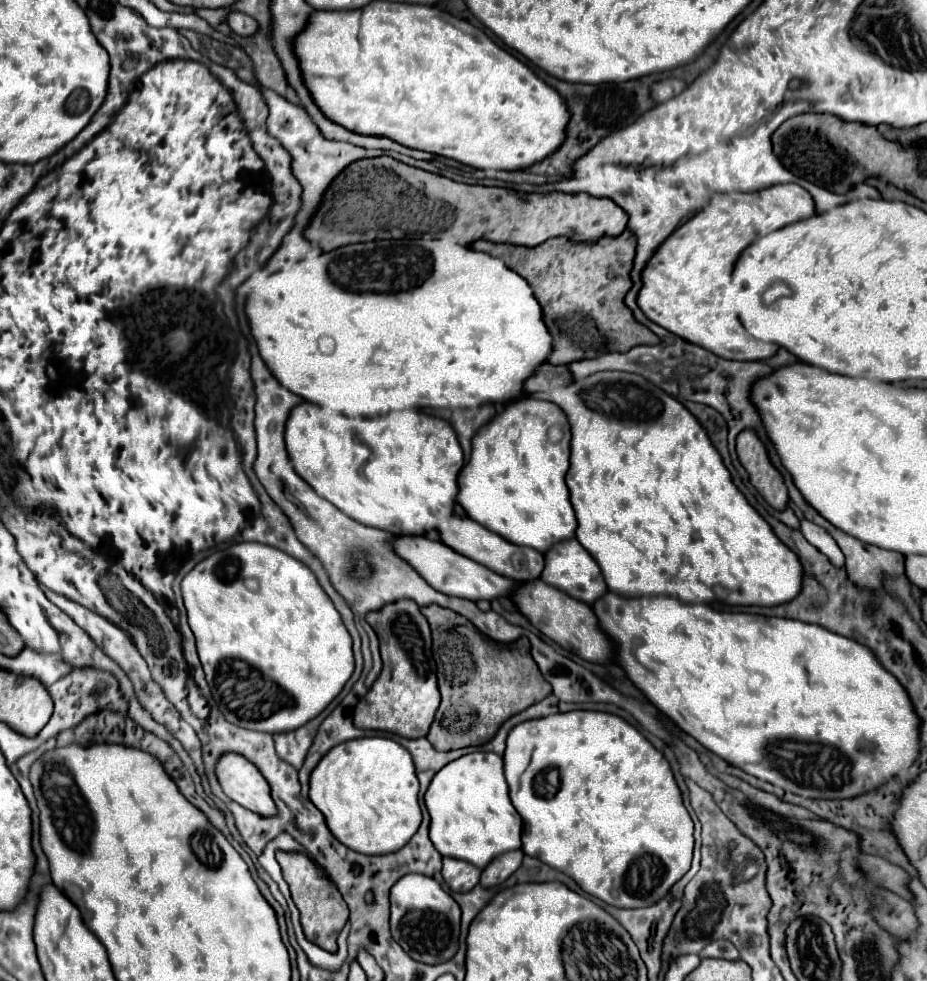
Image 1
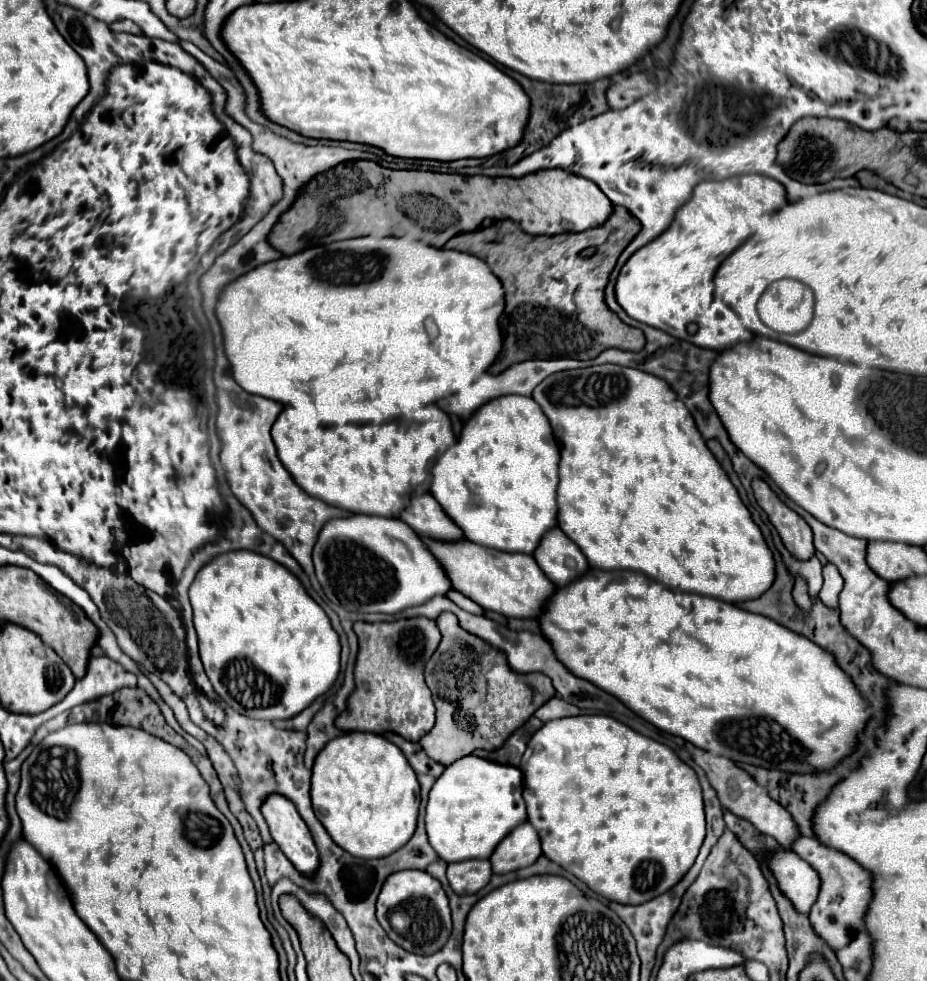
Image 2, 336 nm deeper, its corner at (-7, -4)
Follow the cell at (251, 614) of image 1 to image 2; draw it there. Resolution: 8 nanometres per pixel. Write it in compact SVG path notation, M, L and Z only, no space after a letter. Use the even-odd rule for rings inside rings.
M246 550L226 552L208 562L190 586L200 660L216 694L250 718L284 720L324 694L340 672L340 642L324 610L306 594L300 580L278 562Z

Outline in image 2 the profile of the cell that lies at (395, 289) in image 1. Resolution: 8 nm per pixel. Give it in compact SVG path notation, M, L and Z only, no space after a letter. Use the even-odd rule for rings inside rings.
M364 236L364 238L340 240L326 246L312 246L292 256L282 256L278 260L256 266L254 270L226 284L216 302L216 318L222 328L224 354L230 362L230 372L236 384L250 394L276 400L282 404L283 410L286 406L292 406L294 408L292 420L300 418L298 424L302 430L338 428L346 424L368 424L368 422L382 424L390 420L418 418L420 414L424 414L426 406L435 404L444 396L456 394L462 386L472 384L492 366L496 354L500 352L500 330L496 330L496 318L500 318L502 310L504 310L504 288L486 262L466 252L432 248L418 240L394 238L394 236L390 238Z

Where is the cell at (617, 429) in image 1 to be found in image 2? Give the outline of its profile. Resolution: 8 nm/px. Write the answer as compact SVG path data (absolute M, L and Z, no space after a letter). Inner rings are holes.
M600 364L600 366L588 366L588 368L576 368L576 370L562 370L556 374L550 374L540 382L534 392L532 400L538 402L546 418L550 420L552 432L556 440L560 442L560 482L558 482L558 526L564 530L564 534L580 546L584 552L590 568L600 568L600 570L636 570L652 580L660 582L662 586L676 590L676 592L694 592L710 598L718 598L724 602L744 602L758 598L764 594L772 582L774 582L774 560L772 552L768 550L760 528L752 522L750 512L742 504L736 488L720 468L720 464L714 460L712 452L706 448L692 414L680 402L676 392L658 376L636 370L636 368L626 368L626 366L616 366L616 364Z

